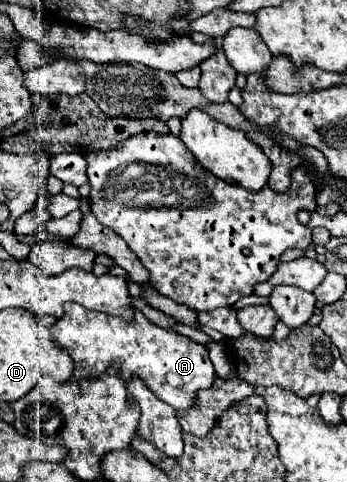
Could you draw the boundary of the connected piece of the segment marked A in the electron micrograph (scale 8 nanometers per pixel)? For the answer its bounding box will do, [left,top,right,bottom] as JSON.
[50,304,214,410]

